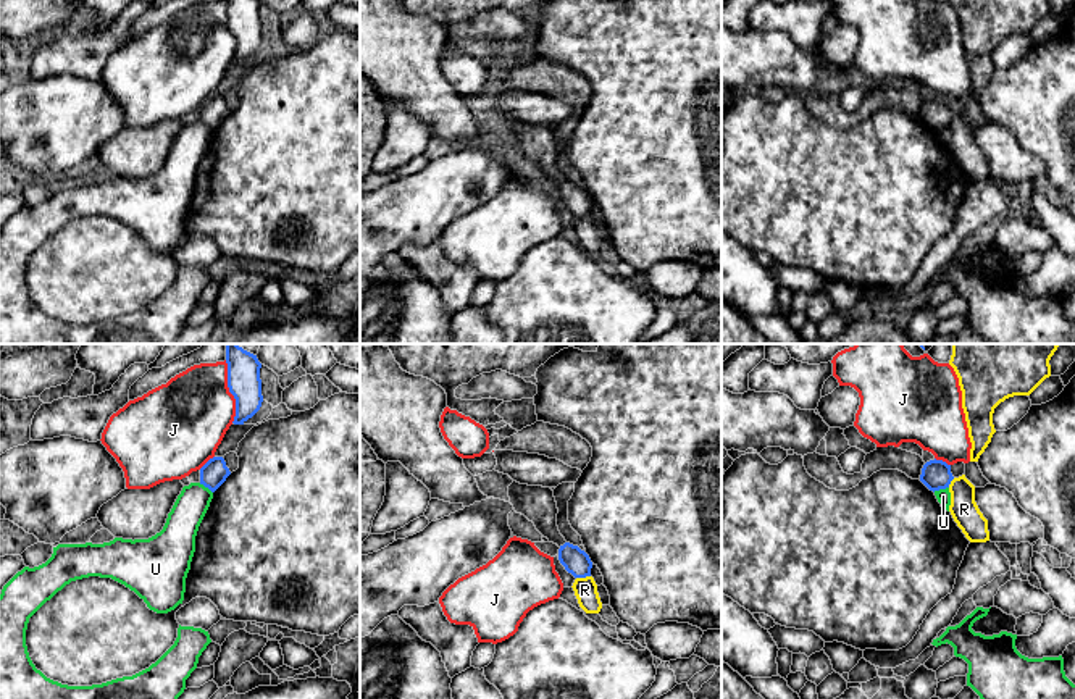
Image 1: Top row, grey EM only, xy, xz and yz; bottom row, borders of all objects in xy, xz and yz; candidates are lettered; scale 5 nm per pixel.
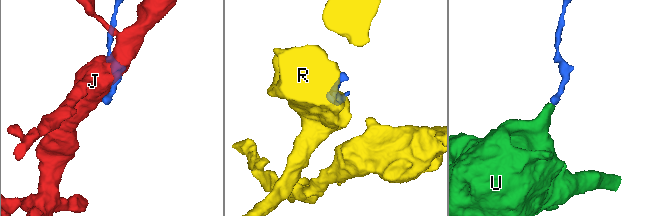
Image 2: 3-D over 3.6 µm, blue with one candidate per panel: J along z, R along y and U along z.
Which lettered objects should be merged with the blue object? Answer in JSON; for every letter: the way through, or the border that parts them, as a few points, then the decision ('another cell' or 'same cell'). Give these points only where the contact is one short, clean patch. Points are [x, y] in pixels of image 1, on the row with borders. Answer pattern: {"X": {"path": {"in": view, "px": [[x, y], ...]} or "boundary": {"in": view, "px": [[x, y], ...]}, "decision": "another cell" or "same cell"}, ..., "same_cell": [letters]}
{"J": {"decision": "another cell"}, "R": {"decision": "another cell"}, "U": {"boundary": {"in": "yz", "px": [[948, 486], [933, 491]]}, "decision": "another cell"}, "same_cell": []}

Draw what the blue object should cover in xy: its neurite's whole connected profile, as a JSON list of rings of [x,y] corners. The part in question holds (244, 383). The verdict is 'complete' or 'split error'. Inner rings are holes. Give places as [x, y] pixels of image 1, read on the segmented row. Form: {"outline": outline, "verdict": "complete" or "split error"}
{"outline": [[[226,344],[228,387],[236,399],[234,425],[244,425],[261,407],[261,379],[257,355],[237,344]]], "verdict": "complete"}

